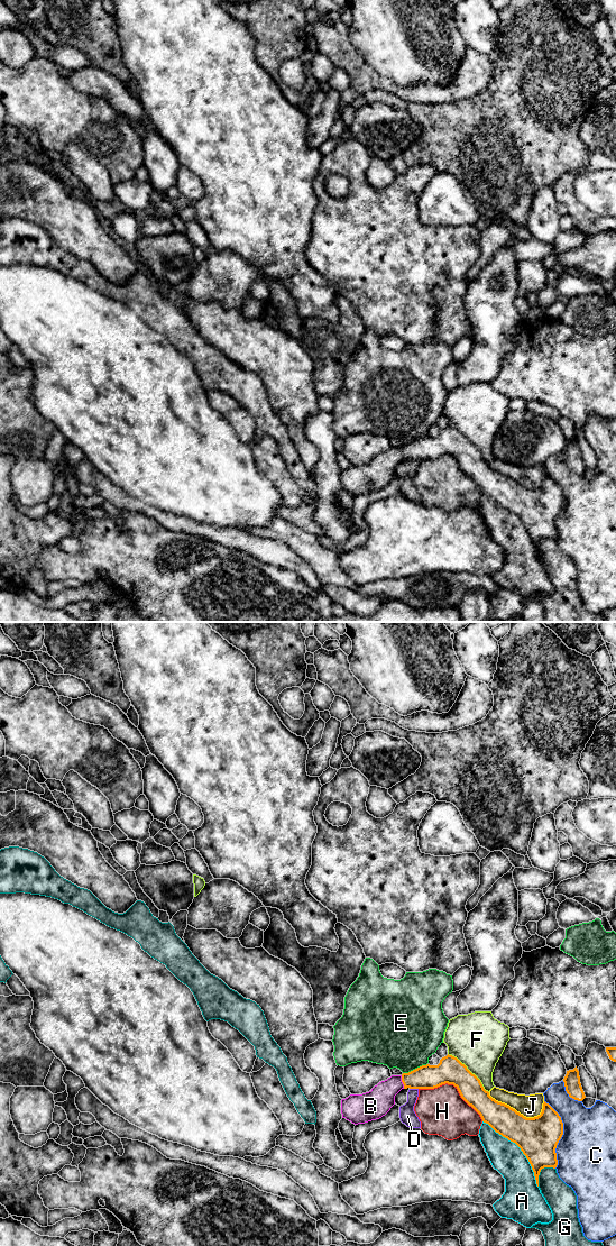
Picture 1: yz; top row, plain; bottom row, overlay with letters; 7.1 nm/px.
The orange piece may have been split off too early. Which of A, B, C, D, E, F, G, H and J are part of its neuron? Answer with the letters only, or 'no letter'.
B

